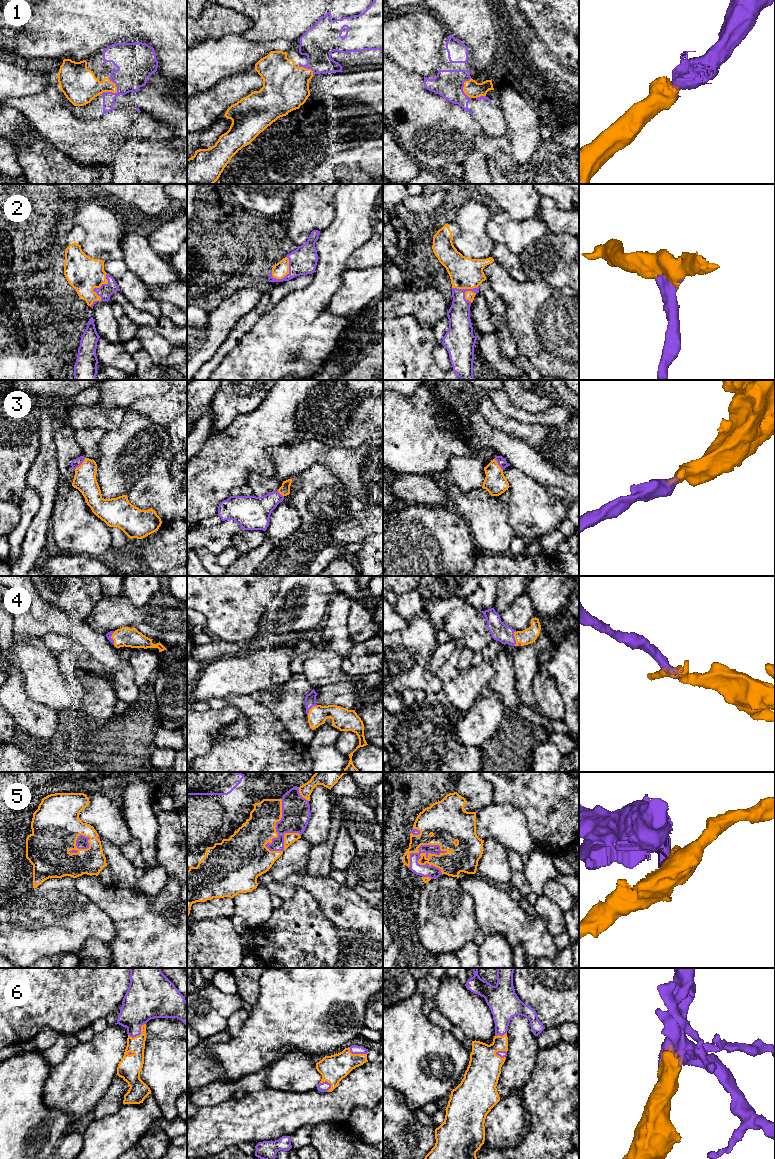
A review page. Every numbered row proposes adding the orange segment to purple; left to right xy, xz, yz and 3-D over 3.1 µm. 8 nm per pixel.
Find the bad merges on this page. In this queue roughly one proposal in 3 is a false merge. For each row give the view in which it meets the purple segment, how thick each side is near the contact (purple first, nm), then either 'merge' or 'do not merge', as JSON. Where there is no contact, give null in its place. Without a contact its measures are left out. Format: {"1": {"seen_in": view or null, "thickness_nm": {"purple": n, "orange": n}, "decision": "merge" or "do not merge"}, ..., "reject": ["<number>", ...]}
{"1": {"seen_in": "xy", "thickness_nm": {"purple": 260, "orange": 280}, "decision": "merge"}, "2": {"seen_in": "yz", "thickness_nm": {"purple": 180, "orange": 260}, "decision": "merge"}, "3": {"seen_in": "xy", "thickness_nm": {"purple": 70, "orange": 180}, "decision": "merge"}, "4": {"seen_in": "yz", "thickness_nm": {"purple": 150, "orange": 120}, "decision": "merge"}, "5": {"seen_in": "yz", "thickness_nm": {"purple": 100, "orange": 190}, "decision": "do not merge"}, "6": {"seen_in": "xy", "thickness_nm": {"purple": 300, "orange": 160}, "decision": "merge"}, "reject": ["5"]}

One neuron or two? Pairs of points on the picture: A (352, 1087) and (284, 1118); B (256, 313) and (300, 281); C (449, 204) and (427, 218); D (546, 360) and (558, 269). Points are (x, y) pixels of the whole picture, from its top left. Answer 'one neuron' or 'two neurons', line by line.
A: one neuron
B: one neuron
C: one neuron
D: two neurons

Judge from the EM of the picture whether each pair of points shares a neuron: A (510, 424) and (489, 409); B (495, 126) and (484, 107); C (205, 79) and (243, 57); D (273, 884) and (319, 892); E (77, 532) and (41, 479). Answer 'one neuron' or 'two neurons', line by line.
A: one neuron
B: one neuron
C: one neuron
D: one neuron
E: two neurons

